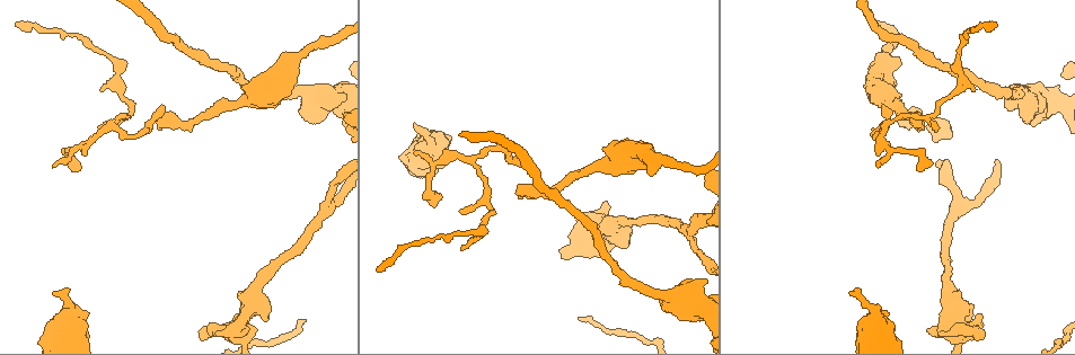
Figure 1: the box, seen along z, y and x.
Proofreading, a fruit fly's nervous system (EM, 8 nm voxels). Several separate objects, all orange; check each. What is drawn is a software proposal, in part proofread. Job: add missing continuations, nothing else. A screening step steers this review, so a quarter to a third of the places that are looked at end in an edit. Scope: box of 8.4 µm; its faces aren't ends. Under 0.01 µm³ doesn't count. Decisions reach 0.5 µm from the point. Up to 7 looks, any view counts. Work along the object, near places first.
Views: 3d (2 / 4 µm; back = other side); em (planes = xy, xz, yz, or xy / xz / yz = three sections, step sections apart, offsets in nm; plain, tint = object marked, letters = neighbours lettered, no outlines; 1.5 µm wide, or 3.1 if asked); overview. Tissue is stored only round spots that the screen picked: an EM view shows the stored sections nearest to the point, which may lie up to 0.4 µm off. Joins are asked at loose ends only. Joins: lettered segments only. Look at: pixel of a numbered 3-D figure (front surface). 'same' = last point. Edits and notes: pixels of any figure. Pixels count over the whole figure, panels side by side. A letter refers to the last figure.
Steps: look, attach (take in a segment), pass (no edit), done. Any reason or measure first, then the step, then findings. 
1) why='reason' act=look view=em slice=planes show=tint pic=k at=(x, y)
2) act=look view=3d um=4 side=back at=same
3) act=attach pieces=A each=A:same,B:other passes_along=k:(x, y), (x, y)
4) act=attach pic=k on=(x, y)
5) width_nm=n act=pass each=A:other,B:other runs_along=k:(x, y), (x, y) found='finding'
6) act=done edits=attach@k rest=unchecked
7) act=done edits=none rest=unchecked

why='tapers out' act=look view=em slice=planes show=letters pic=1 at=(53, 165)

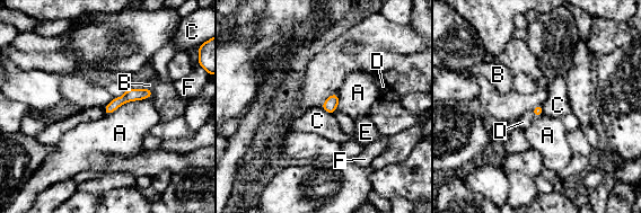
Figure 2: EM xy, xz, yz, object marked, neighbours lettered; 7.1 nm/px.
longest_contact=A:380nm act=attach pieces=D each=A:other,B:other,C:other,D:same,E:other,F:other passes_along=2:(537, 111), (534, 113), (525, 121) found='the neuron continues'

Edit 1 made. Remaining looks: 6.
why='see it whole again' act=look view=overview

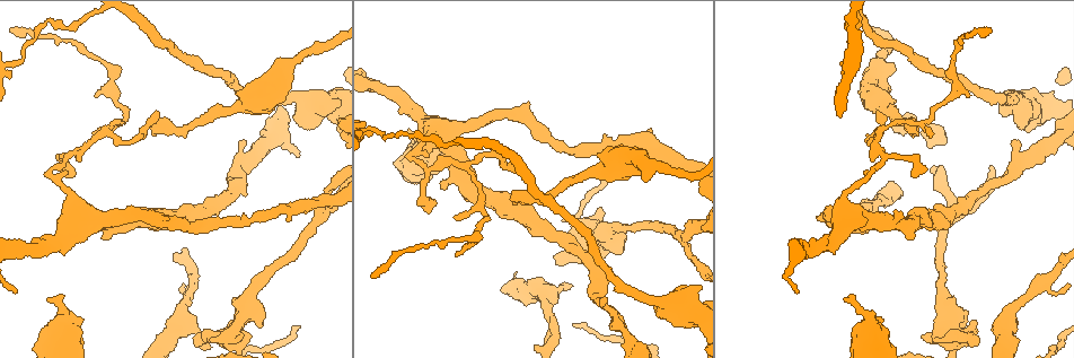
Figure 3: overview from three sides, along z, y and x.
why='long arm stops here' act=look view=em slice=planes show=letters pic=3 at=(915, 119)

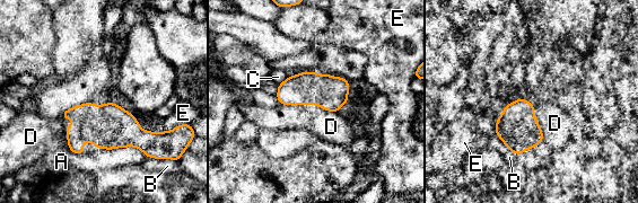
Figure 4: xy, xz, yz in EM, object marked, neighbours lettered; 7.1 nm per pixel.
act=pass each=A:other,B:other,C:other,D:other,E:other border=4:(320, 106), (337, 112) found='none of them fits'

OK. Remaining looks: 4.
why='long arm stops here' act=look view=em slice=yz step=4 show=tint pic=3 at=(46, 300)

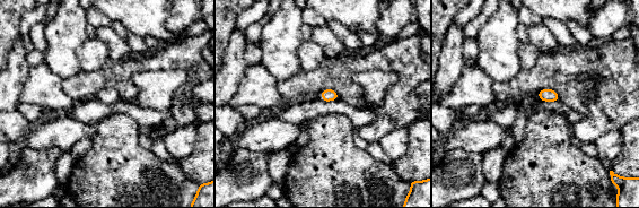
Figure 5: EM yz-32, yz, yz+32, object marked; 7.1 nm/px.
act=look view=em slice=planes show=letters at=same

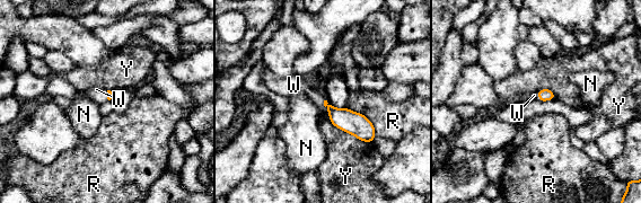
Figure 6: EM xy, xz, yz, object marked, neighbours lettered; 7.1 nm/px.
act=attach pieces=W each=N:other,R:other,W:same,Y:other found='it goes on there'

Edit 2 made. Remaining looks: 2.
act=done edits=attach@2,attach@6 rest=unchecked

